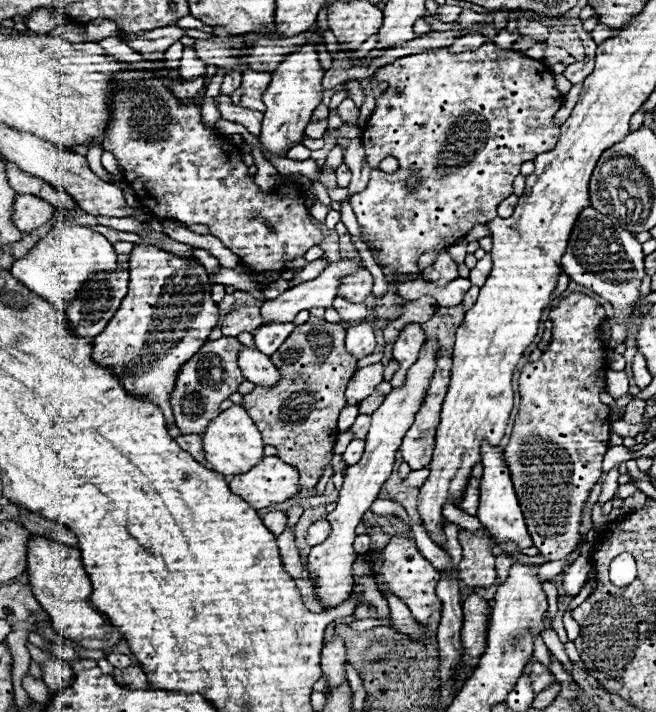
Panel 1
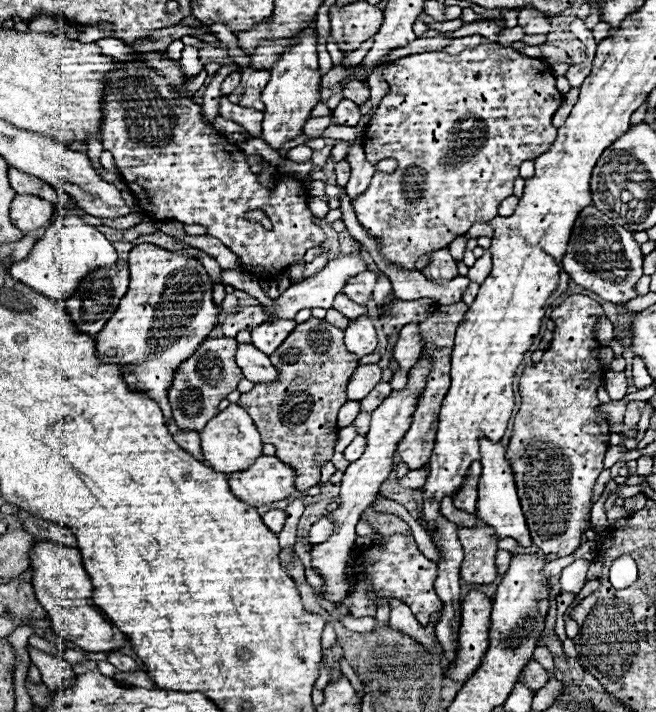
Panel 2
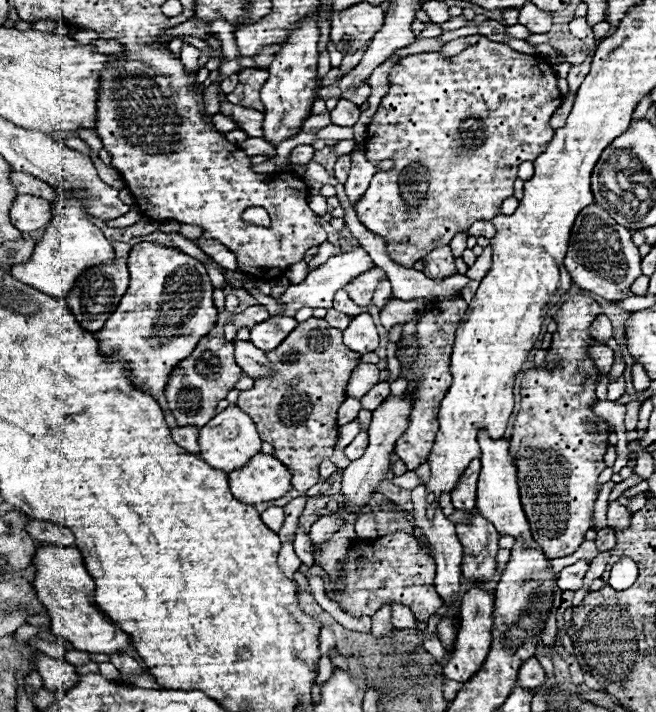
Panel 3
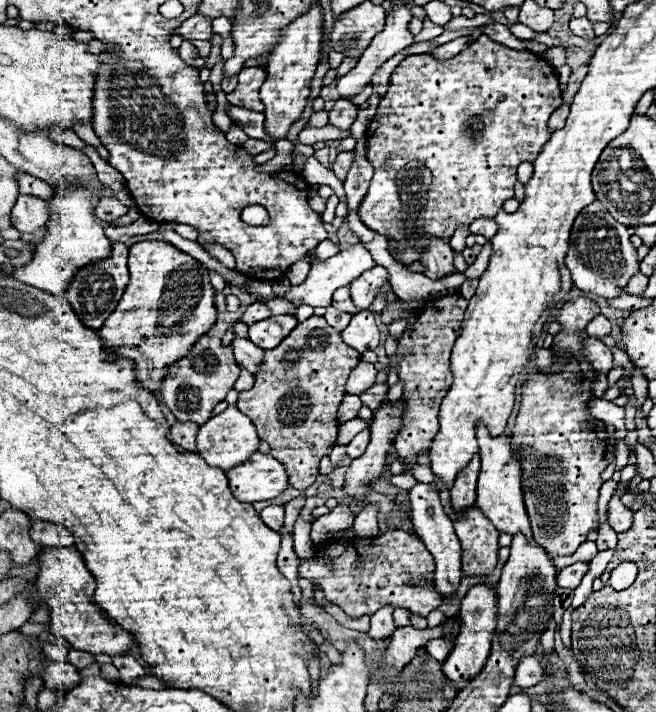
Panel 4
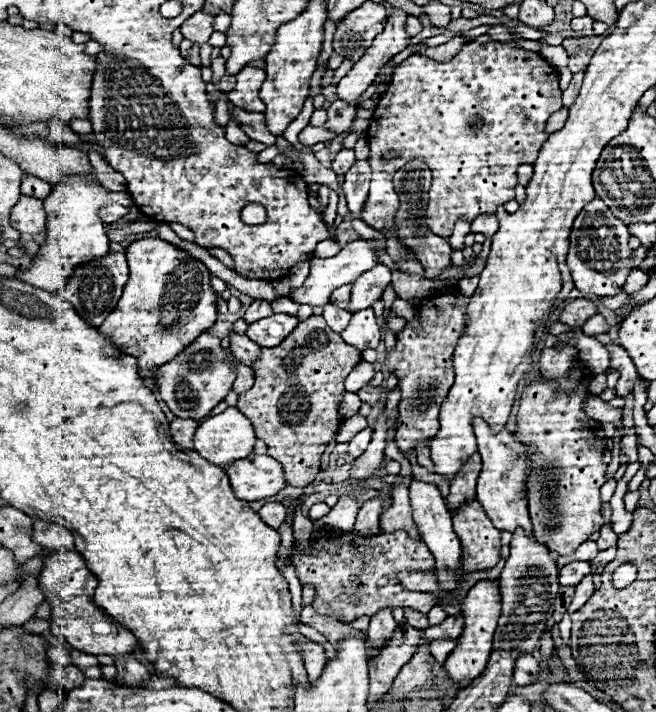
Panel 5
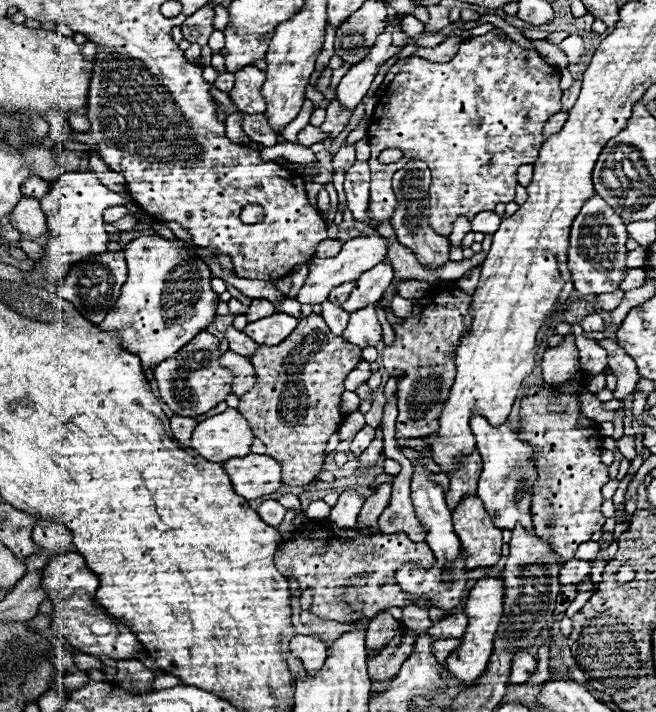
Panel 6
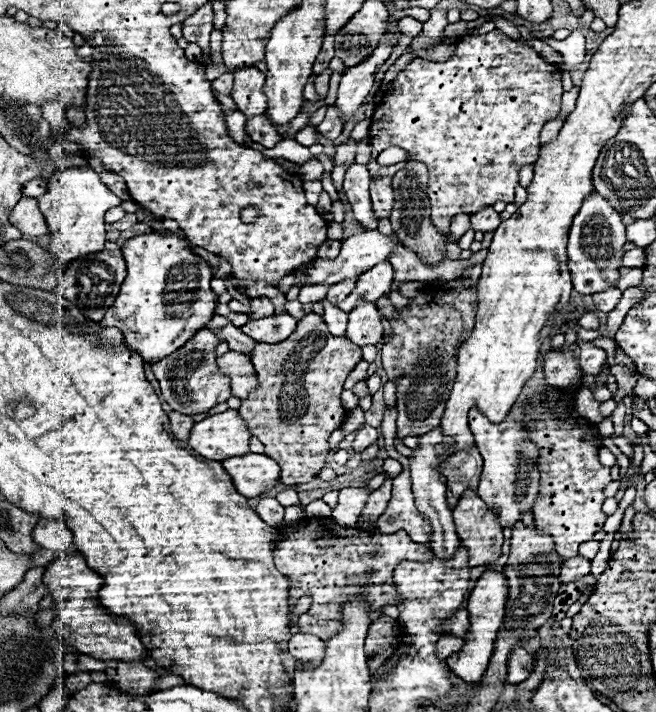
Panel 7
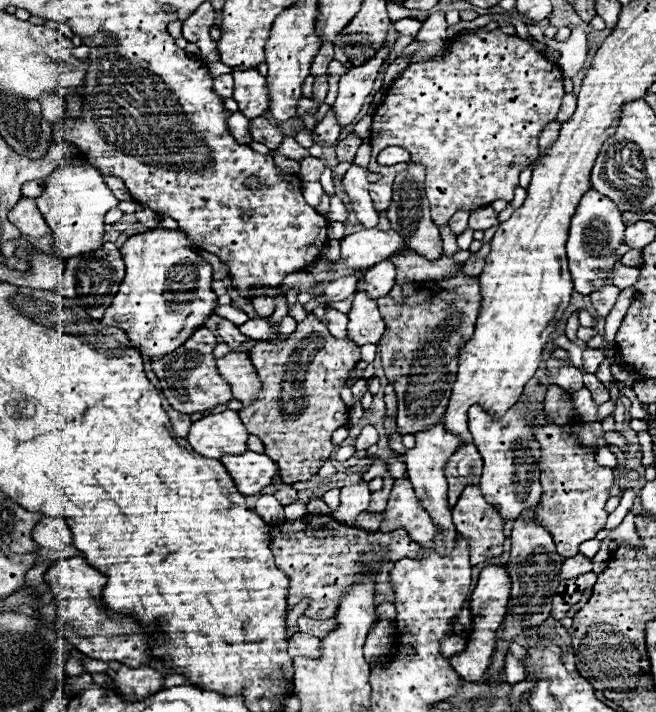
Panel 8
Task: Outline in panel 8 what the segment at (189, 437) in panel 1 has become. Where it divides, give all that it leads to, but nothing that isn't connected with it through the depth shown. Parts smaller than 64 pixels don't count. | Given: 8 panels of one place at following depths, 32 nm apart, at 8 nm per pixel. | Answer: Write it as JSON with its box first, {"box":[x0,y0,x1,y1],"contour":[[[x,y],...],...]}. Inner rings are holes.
{"box":[168,406,192,438],"contour":[[[172,406],[168,408],[168,416],[170,416],[170,420],[172,420],[172,426],[174,426],[174,432],[176,432],[176,434],[178,434],[180,438],[186,438],[188,430],[190,430],[190,424],[192,424],[190,416],[186,416],[186,414],[178,412],[178,410],[174,410]]]}

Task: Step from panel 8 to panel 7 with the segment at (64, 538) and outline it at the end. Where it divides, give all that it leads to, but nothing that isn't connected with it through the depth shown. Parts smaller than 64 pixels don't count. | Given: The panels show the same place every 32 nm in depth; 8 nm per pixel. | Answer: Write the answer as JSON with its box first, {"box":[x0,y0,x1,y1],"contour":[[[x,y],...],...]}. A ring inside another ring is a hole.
{"box":[32,518,72,550],"contour":[[[42,518],[36,528],[32,530],[34,542],[38,542],[46,550],[68,550],[72,546],[72,532],[70,528],[60,520],[48,520]]]}

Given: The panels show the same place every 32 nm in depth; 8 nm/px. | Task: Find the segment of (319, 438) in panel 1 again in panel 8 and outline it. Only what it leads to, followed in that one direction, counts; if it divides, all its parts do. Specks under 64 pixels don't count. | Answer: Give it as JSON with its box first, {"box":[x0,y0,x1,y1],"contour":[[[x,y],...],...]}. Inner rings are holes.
{"box":[240,314,360,484],"contour":[[[310,314],[282,346],[268,342],[256,344],[250,350],[250,360],[262,380],[262,390],[258,402],[240,410],[240,420],[250,434],[256,434],[264,442],[264,452],[280,466],[286,484],[304,482],[334,452],[334,430],[346,426],[350,420],[348,406],[340,400],[340,388],[346,384],[346,374],[360,360],[360,350],[352,342],[334,338]]]}

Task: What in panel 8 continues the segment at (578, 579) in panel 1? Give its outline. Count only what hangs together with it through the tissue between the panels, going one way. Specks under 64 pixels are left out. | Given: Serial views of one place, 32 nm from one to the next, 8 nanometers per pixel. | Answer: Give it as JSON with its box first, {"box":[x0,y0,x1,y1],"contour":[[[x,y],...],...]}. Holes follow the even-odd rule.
{"box":[560,554,592,578],"contour":[[[576,554],[574,558],[568,558],[564,564],[562,564],[562,570],[560,570],[560,578],[576,578],[580,574],[586,574],[592,570],[592,560],[582,556],[582,554]]]}

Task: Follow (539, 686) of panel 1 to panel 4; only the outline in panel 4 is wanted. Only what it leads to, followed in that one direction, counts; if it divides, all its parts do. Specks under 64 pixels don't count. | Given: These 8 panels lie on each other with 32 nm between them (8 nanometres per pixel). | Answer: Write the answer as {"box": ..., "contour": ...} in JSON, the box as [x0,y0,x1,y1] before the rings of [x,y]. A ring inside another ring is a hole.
{"box":[514,656,542,688],"contour":[[[526,656],[520,658],[518,666],[516,666],[516,676],[514,676],[514,686],[518,688],[528,688],[534,686],[542,680],[542,666],[534,656]]]}

